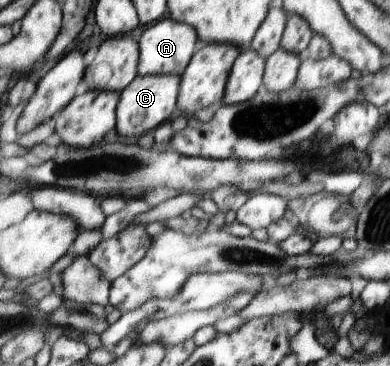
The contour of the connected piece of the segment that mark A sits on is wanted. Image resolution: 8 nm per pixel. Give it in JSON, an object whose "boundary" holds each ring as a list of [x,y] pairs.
{"boundary":[[[169,16],[162,21],[155,22],[154,25],[146,28],[139,38],[139,76],[167,75],[175,74],[180,76],[190,62],[191,54],[195,50],[195,29],[189,24],[175,22]]]}

